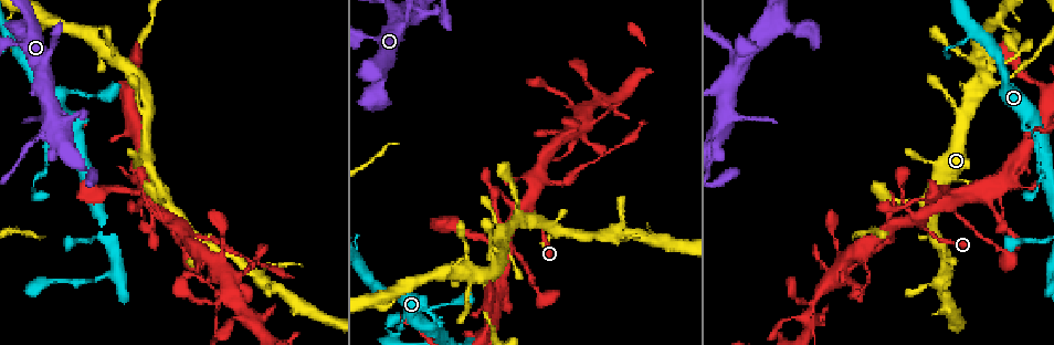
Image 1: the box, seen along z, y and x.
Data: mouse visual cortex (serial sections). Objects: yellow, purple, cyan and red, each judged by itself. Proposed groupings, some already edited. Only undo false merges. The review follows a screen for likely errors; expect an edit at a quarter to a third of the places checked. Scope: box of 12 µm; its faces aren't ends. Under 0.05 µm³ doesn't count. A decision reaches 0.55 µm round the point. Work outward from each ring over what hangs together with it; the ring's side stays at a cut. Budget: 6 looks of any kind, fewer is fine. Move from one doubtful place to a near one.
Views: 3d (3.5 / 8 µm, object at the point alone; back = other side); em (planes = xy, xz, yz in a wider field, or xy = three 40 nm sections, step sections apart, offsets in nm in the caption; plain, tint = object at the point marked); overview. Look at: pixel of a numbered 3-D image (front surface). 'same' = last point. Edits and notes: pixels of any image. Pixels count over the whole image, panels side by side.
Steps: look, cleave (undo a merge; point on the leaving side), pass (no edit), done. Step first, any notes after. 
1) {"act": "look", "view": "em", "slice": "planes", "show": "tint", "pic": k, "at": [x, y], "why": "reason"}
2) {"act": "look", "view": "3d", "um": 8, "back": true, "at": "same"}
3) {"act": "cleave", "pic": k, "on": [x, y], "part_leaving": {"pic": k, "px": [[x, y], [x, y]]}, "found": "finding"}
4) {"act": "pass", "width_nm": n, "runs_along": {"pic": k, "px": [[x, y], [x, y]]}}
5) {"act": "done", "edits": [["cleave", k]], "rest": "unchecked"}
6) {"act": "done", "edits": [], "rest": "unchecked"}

{"act": "look", "view": "3d", "um": 8, "pic": 1, "at": [538, 179], "why": "side arm on a straight run"}

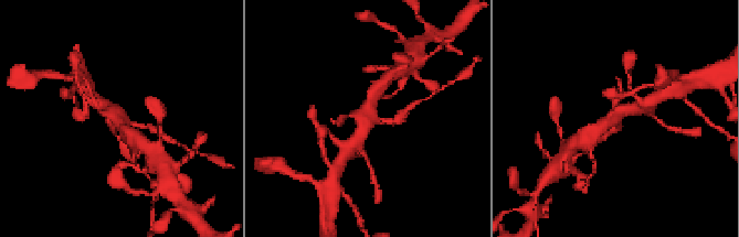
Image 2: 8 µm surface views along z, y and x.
{"act": "look", "view": "em", "slice": "planes", "show": "tint", "pic": 2, "at": [119, 114], "why": "shape alone is not enough"}

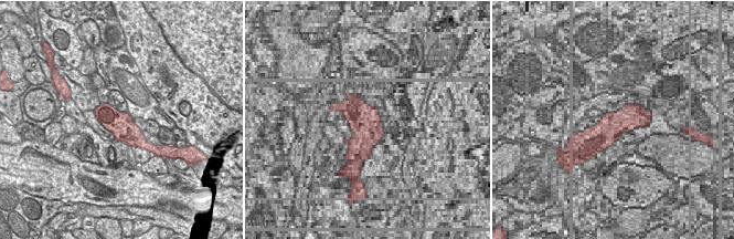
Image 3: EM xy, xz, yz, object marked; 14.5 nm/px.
{"act": "pass", "runs_along": {"pic": 2, "px": [[644, 110], [626, 109], [593, 133]]}, "found": "all the same cell"}

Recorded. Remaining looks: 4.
{"act": "look", "view": "3d", "um": 3.5, "pic": 1, "at": [571, 105], "why": "narrows sharply"}

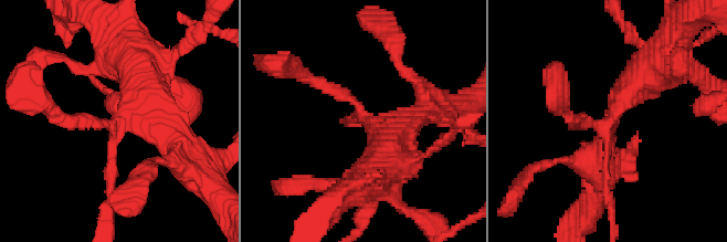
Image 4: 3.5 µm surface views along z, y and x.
{"act": "look", "view": "em", "slice": "planes", "show": "plain", "pic": 4, "at": [365, 114], "arms": 3, "arm_widths_nm": [100, 200, 500]}

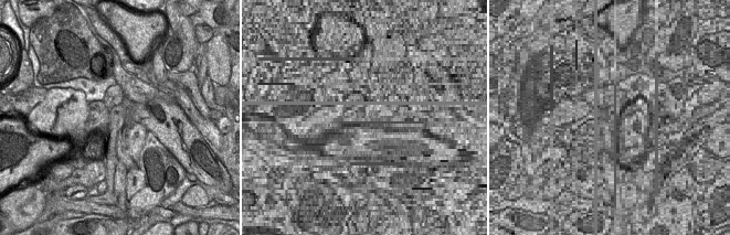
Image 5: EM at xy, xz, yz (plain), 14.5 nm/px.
{"act": "look", "view": "em", "slice": "planes", "show": "tint", "at": "same"}

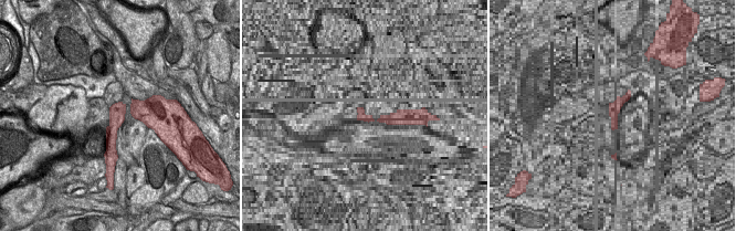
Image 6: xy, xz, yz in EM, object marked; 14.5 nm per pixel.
{"act": "pass", "runs_along": {"pic": 4, "px": [[390, 154], [360, 108], [302, 74]]}, "found": "all the same cell"}

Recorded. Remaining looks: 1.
{"act": "done", "edits": [], "rest": "unchecked"}

